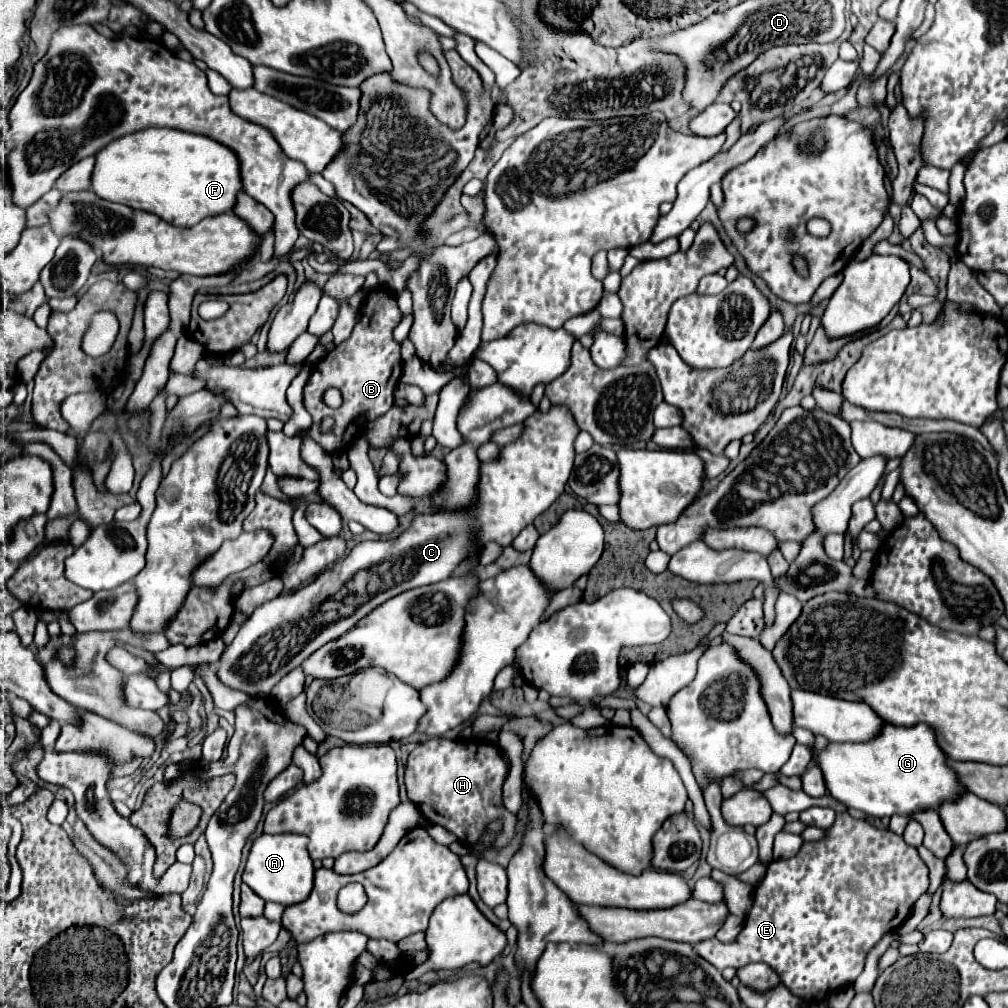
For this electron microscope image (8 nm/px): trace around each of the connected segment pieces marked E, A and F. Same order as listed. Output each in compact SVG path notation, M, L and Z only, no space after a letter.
M838 813L836 819L834 819L834 825L832 825L830 829L826 829L826 833L824 833L822 839L818 839L818 841L808 841L808 843L804 843L804 845L800 847L800 851L798 851L794 857L790 857L790 859L778 859L778 861L772 861L772 863L768 865L766 877L764 877L764 879L760 881L760 885L756 887L754 905L752 905L752 909L750 909L750 913L748 913L748 917L746 917L744 929L740 931L740 935L738 935L736 941L732 941L732 943L720 943L718 939L708 939L708 941L696 943L696 945L694 945L694 951L696 951L700 957L704 957L708 963L712 963L714 967L718 967L720 971L722 971L724 967L734 967L734 969L738 969L738 967L742 967L742 965L748 965L750 961L752 961L752 963L766 963L766 965L770 965L770 967L778 973L780 981L782 981L796 997L800 997L800 999L804 999L804 1001L822 1003L822 1001L828 997L828 993L834 993L834 991L838 991L838 989L842 989L842 987L848 987L848 985L852 985L852 983L858 979L858 975L860 975L862 969L864 969L868 951L870 951L886 933L896 931L896 929L904 923L904 919L910 915L914 903L920 899L920 895L924 895L924 893L928 891L928 885L930 885L930 879L928 879L928 867L926 867L926 863L920 859L920 855L918 855L918 851L916 851L914 847L910 847L910 845L904 843L904 839L902 839L900 835L896 835L896 833L892 833L892 831L888 831L888 829L878 829L878 827L870 825L868 821L864 821L864 819L854 819L854 817L850 817L848 813Z
M260 835L248 855L246 869L244 869L244 883L264 901L274 901L284 907L302 903L308 899L314 883L314 867L312 859L306 851L308 839L302 835Z
M148 129L138 131L136 135L126 135L96 153L96 171L92 175L90 189L106 201L154 213L176 227L194 227L202 219L234 211L238 193L244 189L238 169L240 163L236 153L210 137L182 133L176 129Z

